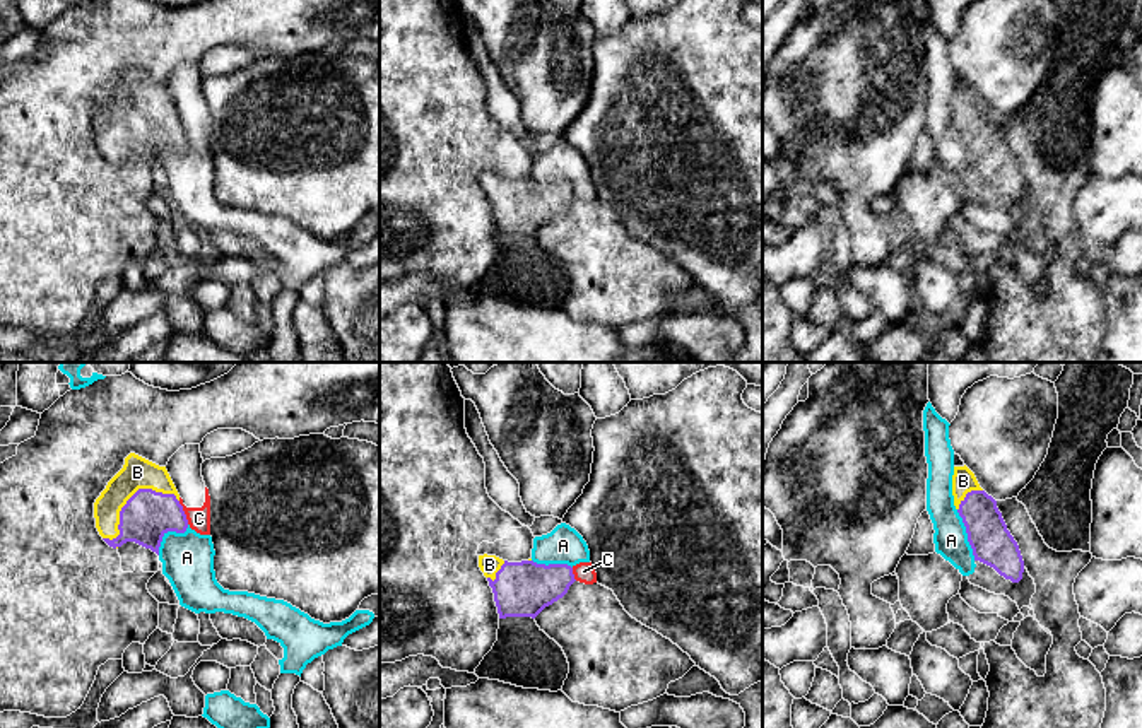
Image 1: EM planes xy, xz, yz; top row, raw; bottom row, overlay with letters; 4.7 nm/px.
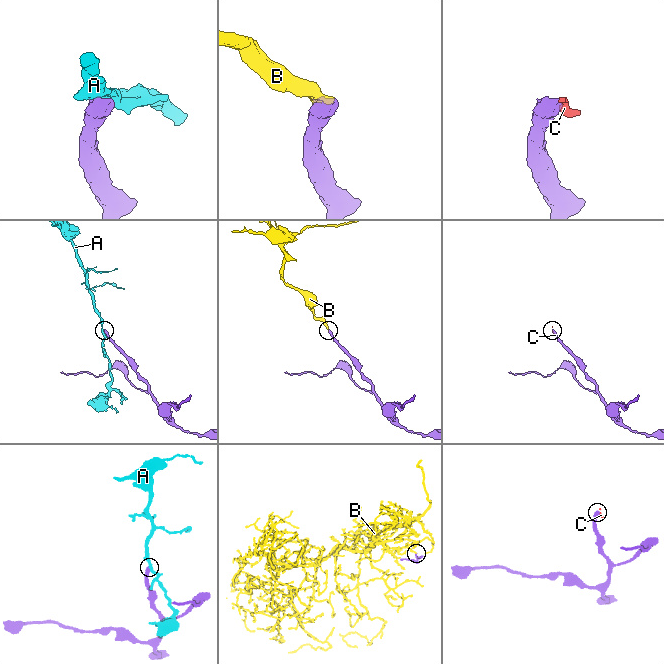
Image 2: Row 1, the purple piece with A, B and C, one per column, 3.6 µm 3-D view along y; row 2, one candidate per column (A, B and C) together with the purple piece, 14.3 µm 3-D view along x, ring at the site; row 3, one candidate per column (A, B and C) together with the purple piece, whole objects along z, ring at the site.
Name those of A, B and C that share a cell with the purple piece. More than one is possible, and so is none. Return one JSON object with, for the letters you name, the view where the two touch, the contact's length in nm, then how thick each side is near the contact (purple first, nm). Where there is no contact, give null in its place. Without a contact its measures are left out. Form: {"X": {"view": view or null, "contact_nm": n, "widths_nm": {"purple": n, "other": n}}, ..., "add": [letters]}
{"B": {"view": "xy", "contact_nm": 400, "widths_nm": {"purple": 240, "other": 150}}, "add": ["B"]}

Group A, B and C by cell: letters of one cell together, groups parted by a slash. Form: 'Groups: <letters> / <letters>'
Groups: A C / B

